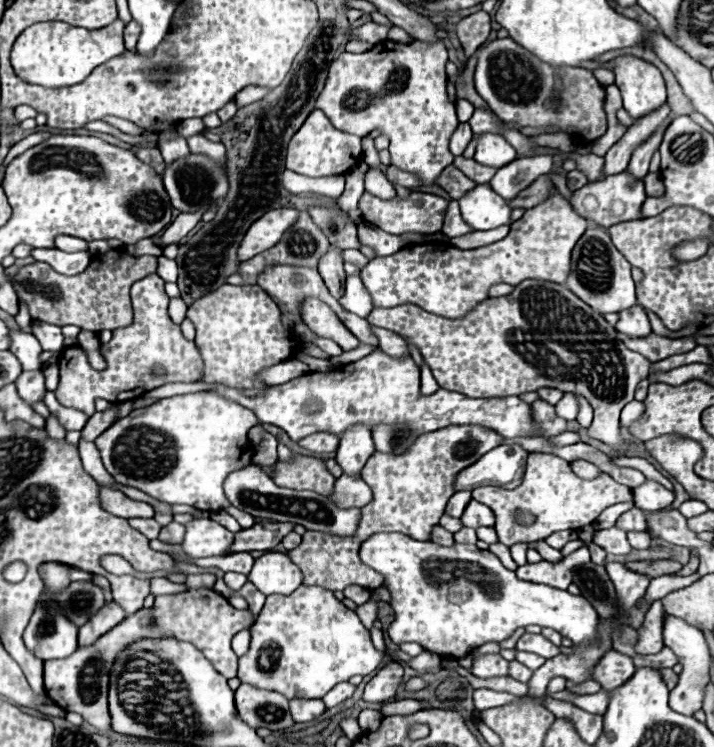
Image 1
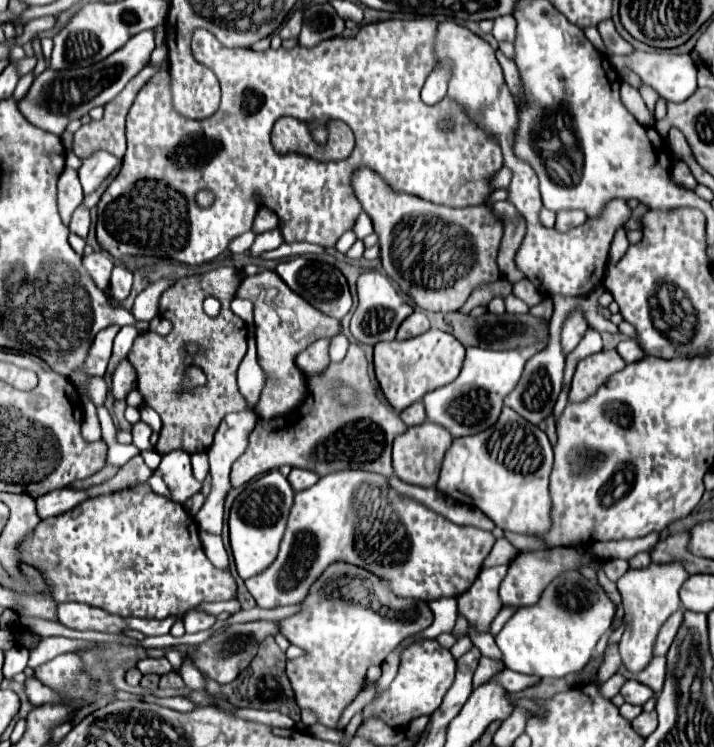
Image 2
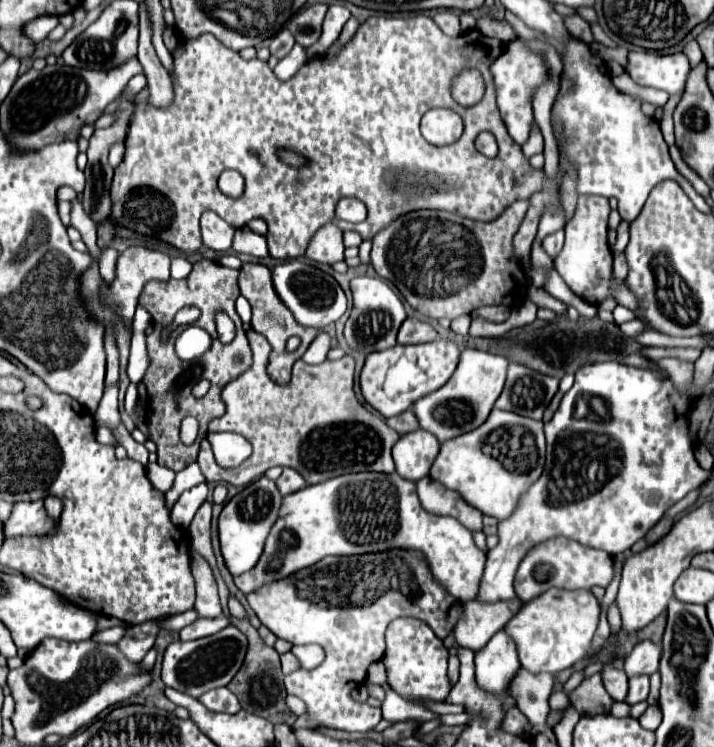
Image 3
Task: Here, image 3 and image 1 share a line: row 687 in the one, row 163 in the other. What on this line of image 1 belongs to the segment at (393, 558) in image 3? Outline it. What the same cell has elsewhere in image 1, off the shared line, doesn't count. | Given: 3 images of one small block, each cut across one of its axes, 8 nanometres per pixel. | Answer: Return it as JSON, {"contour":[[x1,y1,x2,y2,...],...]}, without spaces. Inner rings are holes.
{"contour":[[314,110,302,128,292,136,288,144,288,154,286,154,286,168,294,170,298,174,310,176,310,178,322,178,322,176,338,176,346,174,350,168,362,162,362,146,360,146,358,136,346,134,336,130,330,120,322,114,322,110]]}

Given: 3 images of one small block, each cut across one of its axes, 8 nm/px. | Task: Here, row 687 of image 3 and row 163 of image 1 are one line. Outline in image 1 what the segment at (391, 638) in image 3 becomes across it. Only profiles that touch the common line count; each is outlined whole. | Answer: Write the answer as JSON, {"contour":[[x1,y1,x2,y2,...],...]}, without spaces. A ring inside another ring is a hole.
{"contour":[[378,42,372,50,362,54,340,54,338,60,330,64,328,80,318,96,316,108,320,108,330,122,348,134,356,136,368,136,372,130,380,130,390,138,388,150,392,154,392,166,410,172,418,176,418,180,424,186,432,186,436,178,442,174,446,166,452,164,454,156,450,154,450,134,458,128,456,108,448,98,446,92,446,66,448,62,448,50,444,44,426,46,424,42,412,42,412,44,398,44,398,42]]}

